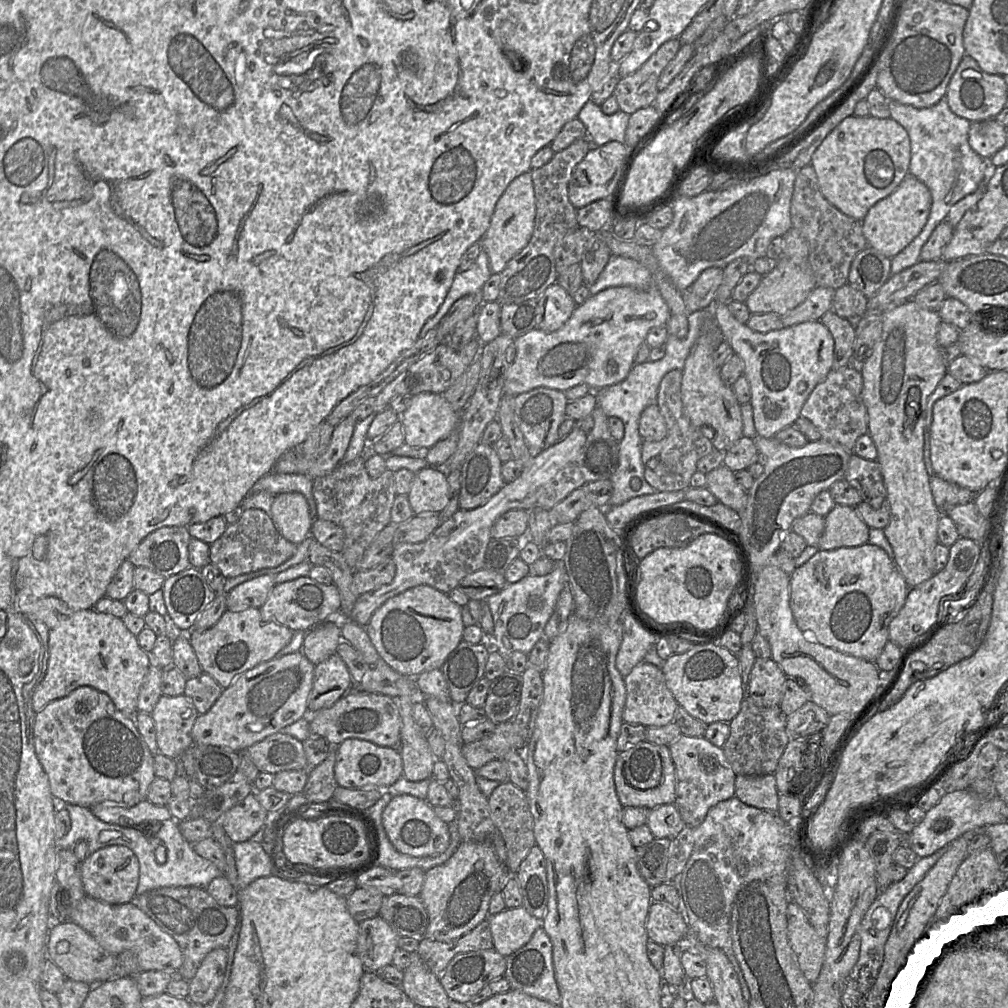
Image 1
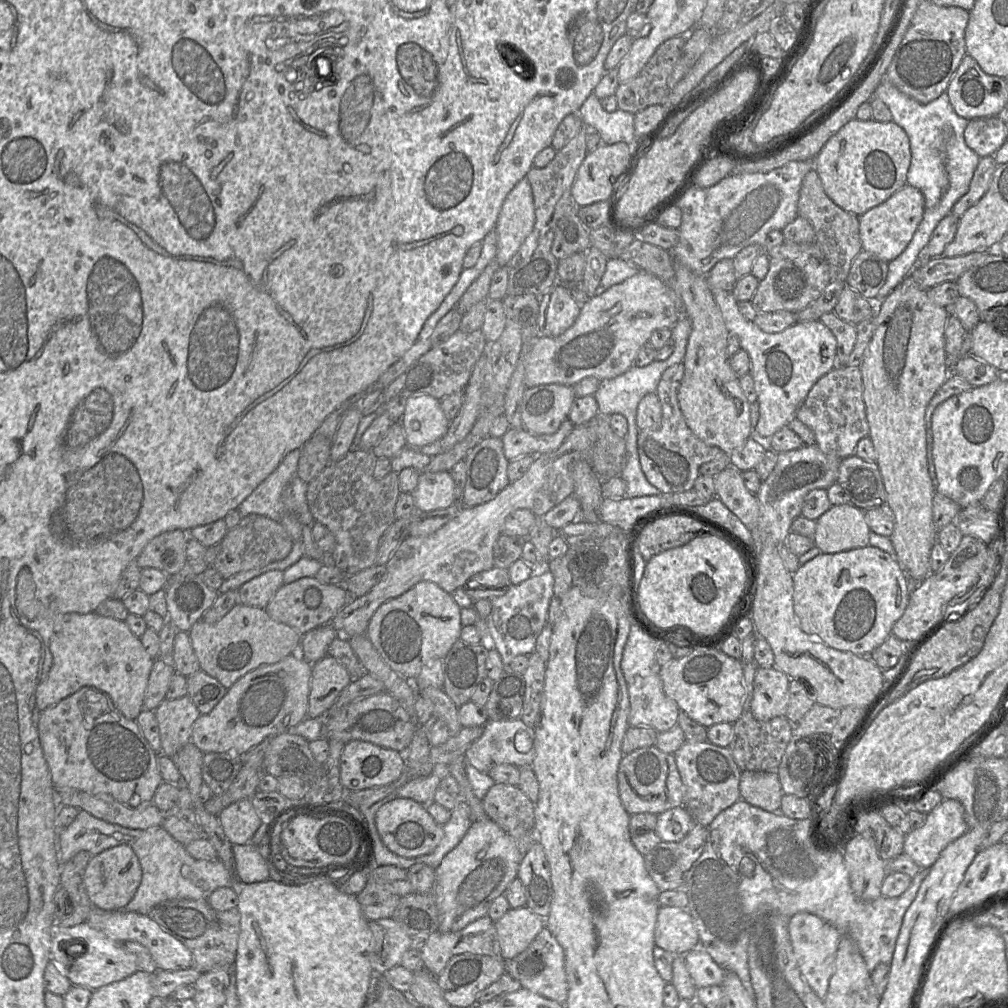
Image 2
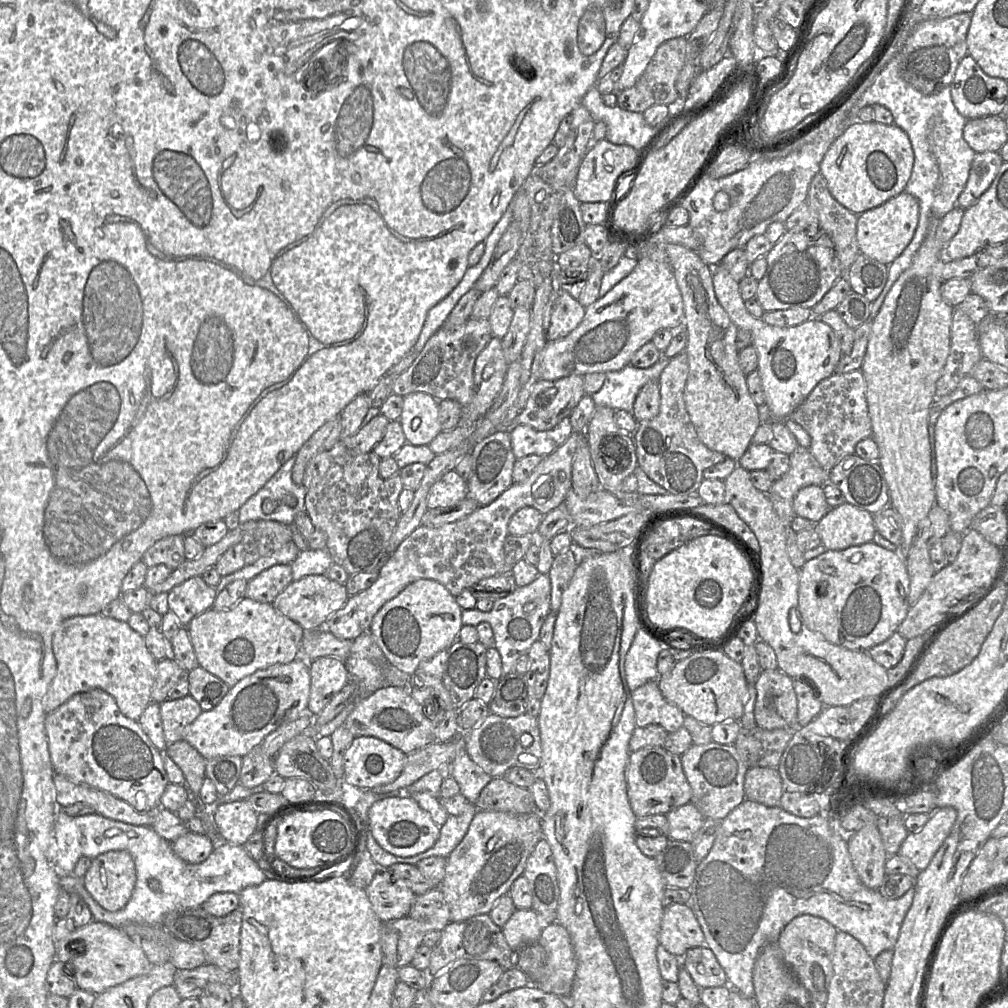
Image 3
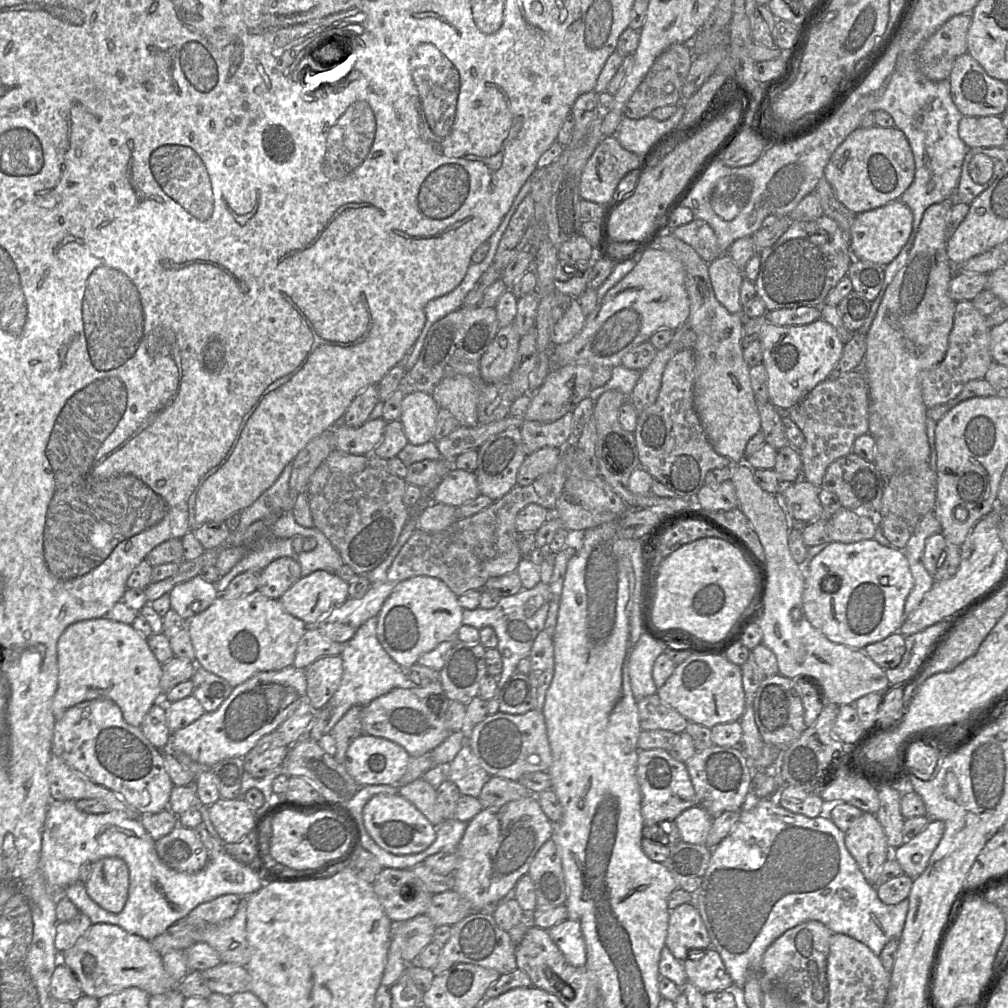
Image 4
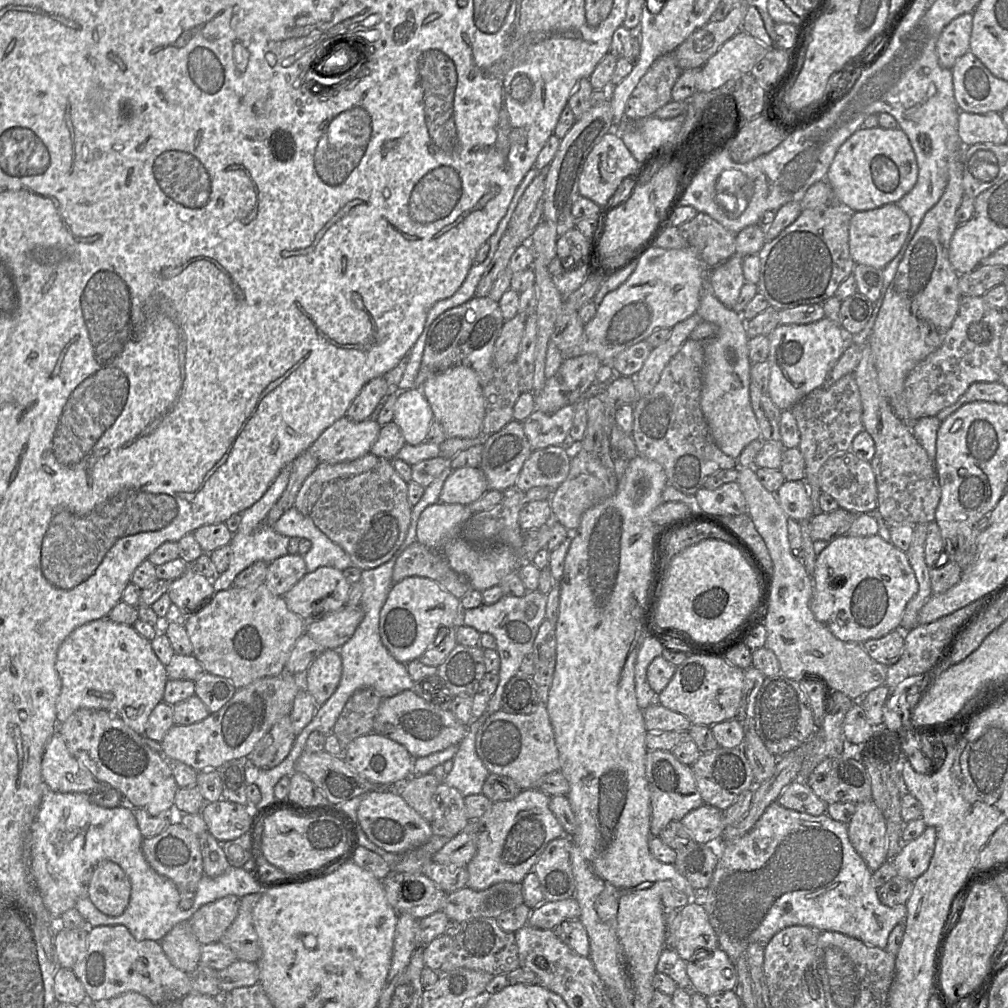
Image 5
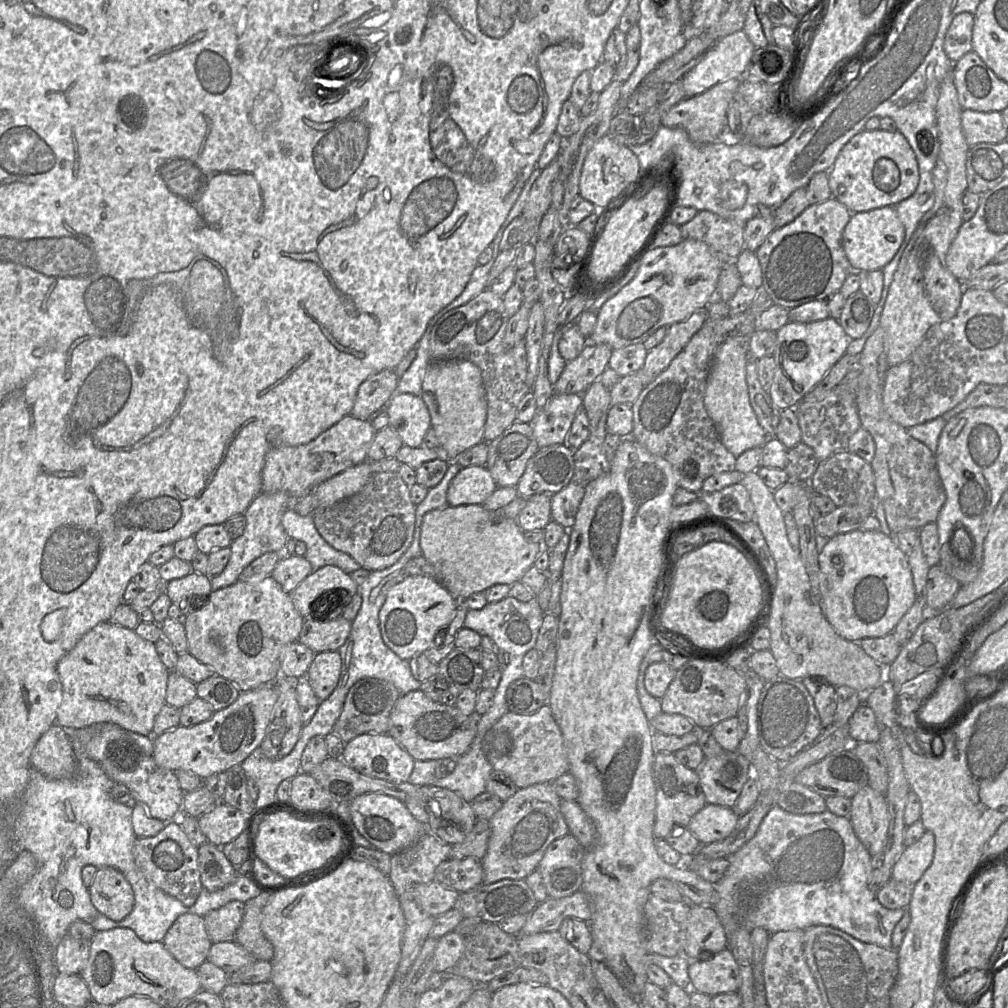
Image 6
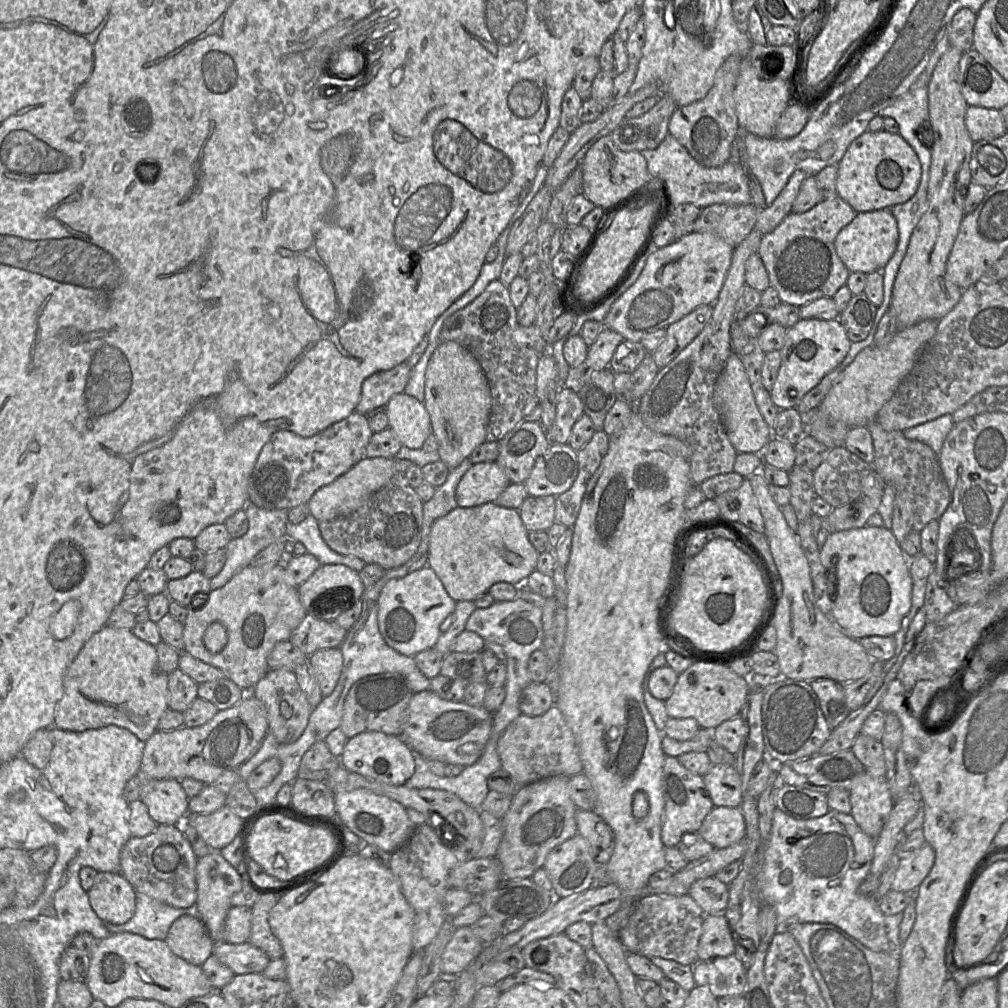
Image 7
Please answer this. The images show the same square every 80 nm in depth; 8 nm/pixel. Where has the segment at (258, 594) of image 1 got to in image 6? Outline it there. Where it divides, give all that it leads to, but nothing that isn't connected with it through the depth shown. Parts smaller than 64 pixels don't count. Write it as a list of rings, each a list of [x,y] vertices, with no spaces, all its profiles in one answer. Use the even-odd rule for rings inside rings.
[[[294,554],[282,557],[271,576],[280,584],[283,591],[290,593],[312,572],[310,562],[304,556]]]

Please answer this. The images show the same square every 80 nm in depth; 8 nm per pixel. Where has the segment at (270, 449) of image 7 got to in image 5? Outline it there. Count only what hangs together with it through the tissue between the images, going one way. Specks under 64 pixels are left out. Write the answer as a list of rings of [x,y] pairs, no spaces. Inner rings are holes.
[[[344,416],[326,428],[308,449],[319,463],[353,461],[370,452],[381,427],[372,418],[356,422]]]

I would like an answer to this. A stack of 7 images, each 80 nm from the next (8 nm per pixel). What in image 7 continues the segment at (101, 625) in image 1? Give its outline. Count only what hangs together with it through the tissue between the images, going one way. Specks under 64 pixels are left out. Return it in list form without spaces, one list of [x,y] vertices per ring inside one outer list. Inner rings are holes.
[[[105,625],[87,640],[76,658],[67,669],[63,679],[63,695],[55,711],[54,725],[62,730],[72,732],[82,732],[89,729],[99,729],[109,725],[116,725],[118,727],[128,729],[130,732],[136,735],[138,739],[146,742],[158,730],[159,720],[167,709],[169,709],[168,674],[162,672],[159,669],[156,647],[136,637],[130,629],[113,628],[109,625]]]

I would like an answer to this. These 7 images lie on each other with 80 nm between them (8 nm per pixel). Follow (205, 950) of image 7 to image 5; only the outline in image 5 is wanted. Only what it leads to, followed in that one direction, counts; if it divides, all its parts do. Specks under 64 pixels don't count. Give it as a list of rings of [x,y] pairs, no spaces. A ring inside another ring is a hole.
[[[189,921],[175,925],[159,942],[170,962],[181,971],[190,974],[200,964],[202,944]]]

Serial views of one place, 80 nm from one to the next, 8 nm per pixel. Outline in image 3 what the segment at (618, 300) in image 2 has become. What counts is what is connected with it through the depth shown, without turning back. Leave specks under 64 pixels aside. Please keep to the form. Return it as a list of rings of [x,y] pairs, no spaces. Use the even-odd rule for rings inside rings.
[[[642,258],[634,270],[603,297],[585,308],[581,323],[566,337],[547,342],[542,351],[540,380],[557,380],[570,375],[618,371],[629,365],[634,353],[662,329],[678,329],[684,324],[684,303],[669,263]]]

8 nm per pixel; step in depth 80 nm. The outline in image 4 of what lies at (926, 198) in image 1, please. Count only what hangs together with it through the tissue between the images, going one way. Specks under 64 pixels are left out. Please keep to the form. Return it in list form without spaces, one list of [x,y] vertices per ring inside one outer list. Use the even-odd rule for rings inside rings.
[[[899,199],[884,206],[857,213],[850,229],[850,250],[854,259],[888,265],[906,244],[913,224],[910,208]]]

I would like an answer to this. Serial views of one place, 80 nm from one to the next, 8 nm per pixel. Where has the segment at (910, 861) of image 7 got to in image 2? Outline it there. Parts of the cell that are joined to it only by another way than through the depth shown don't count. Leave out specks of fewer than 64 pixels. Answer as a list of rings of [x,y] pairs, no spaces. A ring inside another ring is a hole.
[[[943,799],[927,814],[921,828],[905,835],[903,853],[920,868],[930,868],[940,853],[967,830],[964,806],[957,800]]]

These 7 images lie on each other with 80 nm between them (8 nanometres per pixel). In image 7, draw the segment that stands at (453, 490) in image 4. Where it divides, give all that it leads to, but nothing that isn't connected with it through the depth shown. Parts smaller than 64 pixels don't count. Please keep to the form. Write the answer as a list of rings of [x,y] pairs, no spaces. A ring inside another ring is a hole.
[[[496,462],[473,464],[459,481],[455,498],[459,507],[473,507],[494,502],[510,484]]]

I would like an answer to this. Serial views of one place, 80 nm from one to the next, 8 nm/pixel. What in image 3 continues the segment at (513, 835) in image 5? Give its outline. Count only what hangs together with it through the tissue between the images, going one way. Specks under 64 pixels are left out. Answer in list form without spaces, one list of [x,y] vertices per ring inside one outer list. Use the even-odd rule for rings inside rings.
[[[478,810],[462,841],[447,856],[445,875],[438,887],[449,907],[451,922],[488,914],[498,898],[508,894],[513,882],[523,874],[529,855],[543,838],[538,811],[515,815]]]

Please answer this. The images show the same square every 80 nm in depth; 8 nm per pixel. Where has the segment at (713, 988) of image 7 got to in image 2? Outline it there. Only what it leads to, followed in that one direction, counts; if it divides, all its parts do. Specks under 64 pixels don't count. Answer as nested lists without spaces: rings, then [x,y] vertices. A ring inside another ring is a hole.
[[[700,946],[687,952],[683,959],[696,988],[721,985],[723,982],[725,971]]]

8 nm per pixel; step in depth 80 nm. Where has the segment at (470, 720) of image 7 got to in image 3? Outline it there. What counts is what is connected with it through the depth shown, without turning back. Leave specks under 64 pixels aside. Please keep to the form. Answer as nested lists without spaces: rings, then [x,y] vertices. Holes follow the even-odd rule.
[[[385,685],[370,696],[358,699],[343,725],[355,737],[379,738],[406,755],[435,742],[435,724],[424,715],[422,707],[410,695],[408,686]]]

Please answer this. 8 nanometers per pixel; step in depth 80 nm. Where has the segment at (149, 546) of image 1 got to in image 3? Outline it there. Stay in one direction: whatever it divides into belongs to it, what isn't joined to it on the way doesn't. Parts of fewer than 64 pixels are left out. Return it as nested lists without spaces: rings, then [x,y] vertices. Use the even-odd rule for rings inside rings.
[[[171,535],[157,541],[144,553],[141,561],[148,568],[164,564],[172,570],[176,569],[185,561],[184,535]]]

